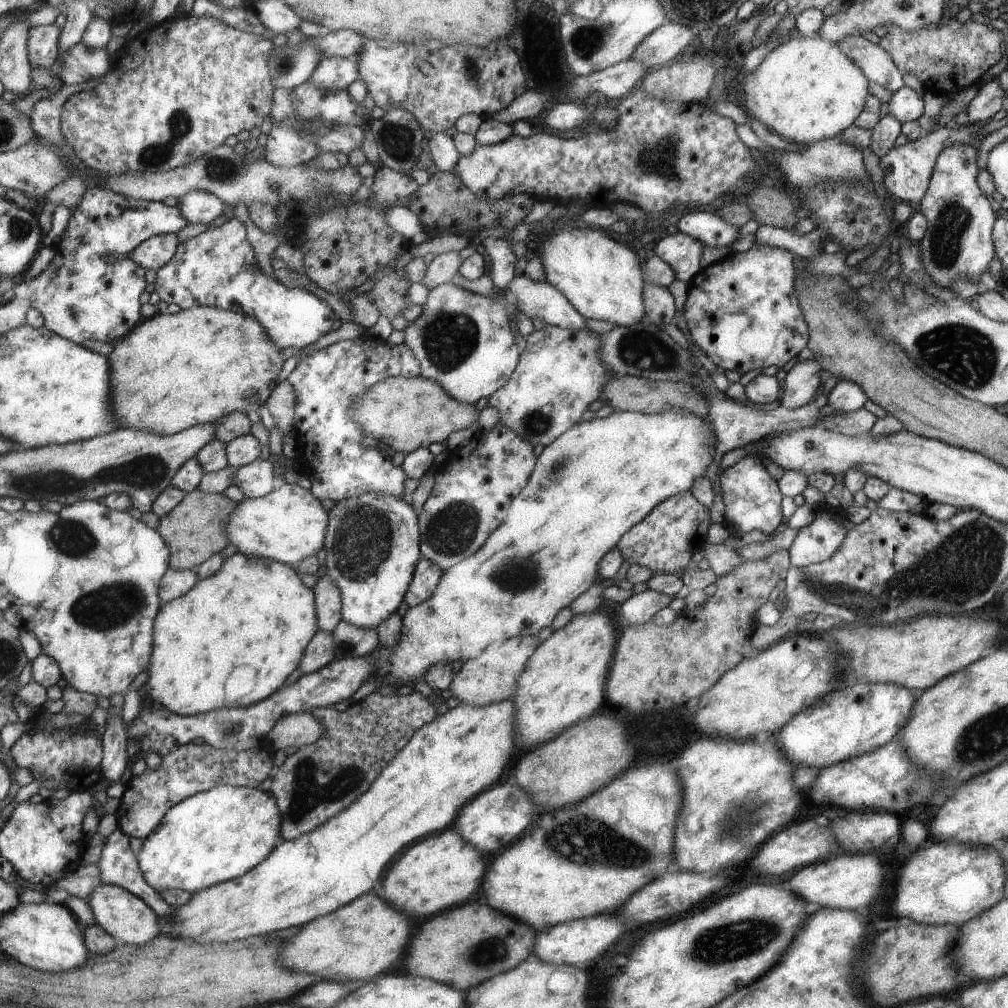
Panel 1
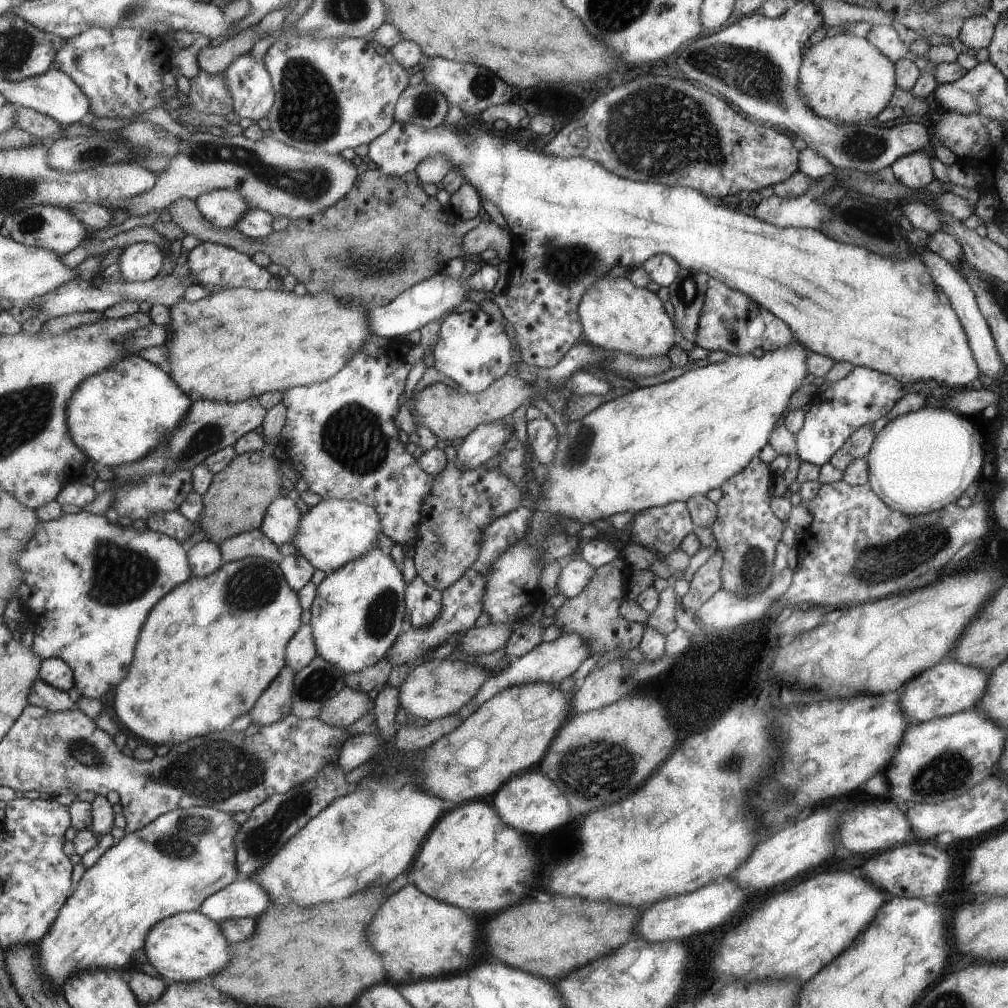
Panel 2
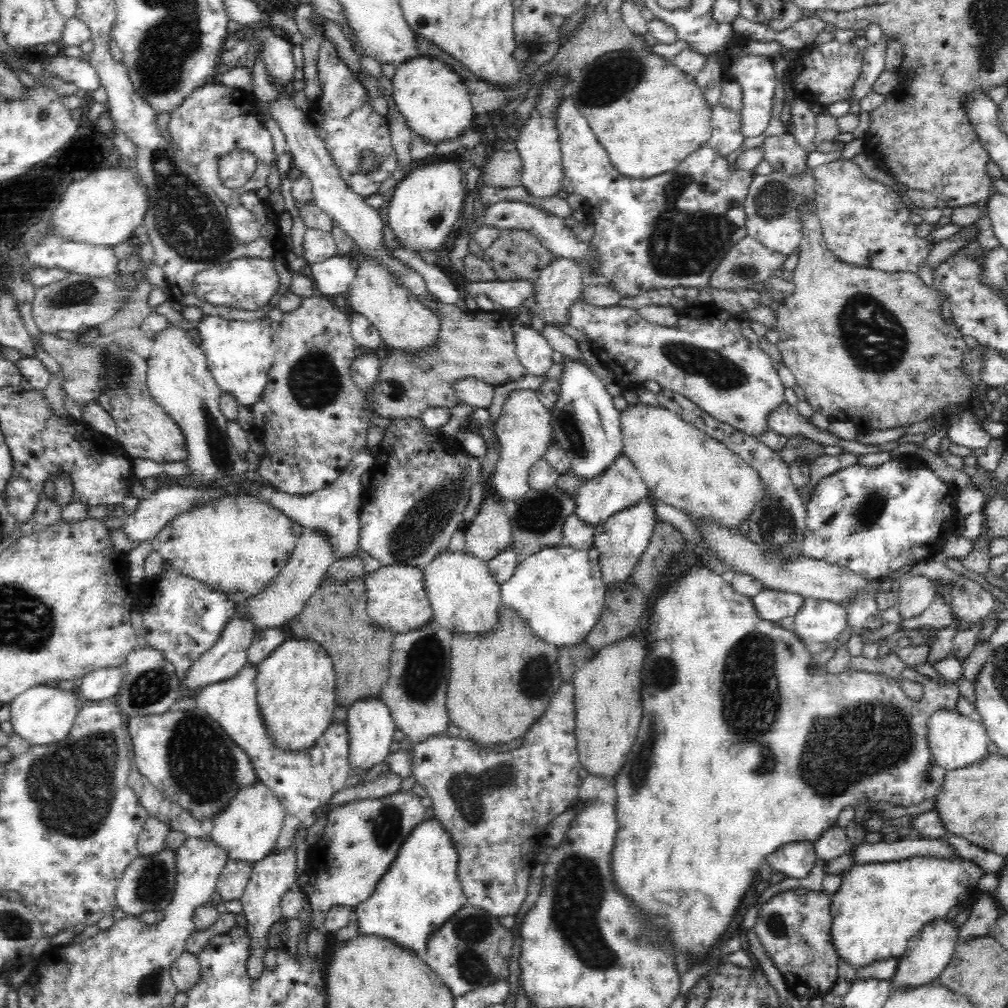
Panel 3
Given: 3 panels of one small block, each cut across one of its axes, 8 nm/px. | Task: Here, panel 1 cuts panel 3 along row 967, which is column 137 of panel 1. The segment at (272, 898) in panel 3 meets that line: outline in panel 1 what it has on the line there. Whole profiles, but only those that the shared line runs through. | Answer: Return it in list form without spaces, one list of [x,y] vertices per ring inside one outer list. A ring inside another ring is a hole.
[[[163,233],[147,237],[135,249],[125,254],[125,258],[132,260],[133,264],[141,266],[144,270],[160,269],[166,262],[172,260],[173,254],[180,243],[173,233]]]

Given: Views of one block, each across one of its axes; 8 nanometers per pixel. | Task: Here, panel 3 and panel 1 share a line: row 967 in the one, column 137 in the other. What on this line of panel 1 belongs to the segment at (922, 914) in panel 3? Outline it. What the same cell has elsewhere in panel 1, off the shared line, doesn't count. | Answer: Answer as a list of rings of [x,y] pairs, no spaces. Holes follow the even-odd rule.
[[[215,785],[169,808],[135,858],[141,876],[156,893],[181,889],[193,894],[255,868],[276,848],[280,832],[280,811],[269,791]]]

